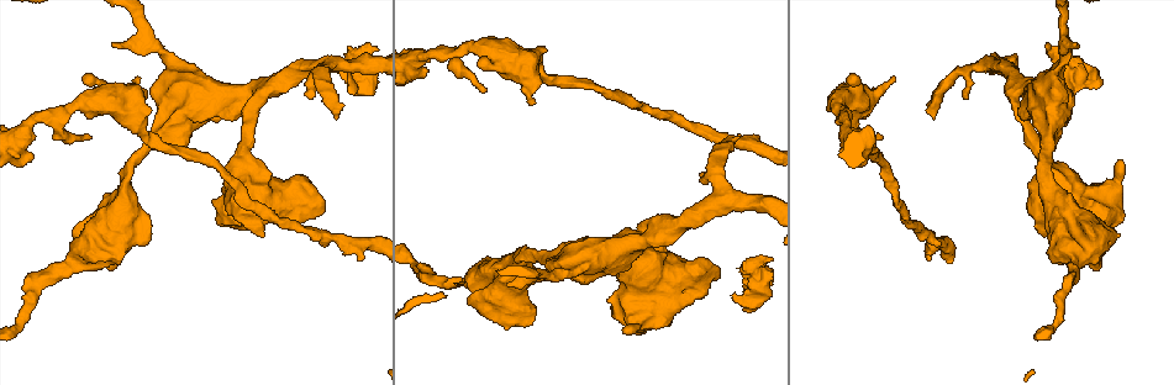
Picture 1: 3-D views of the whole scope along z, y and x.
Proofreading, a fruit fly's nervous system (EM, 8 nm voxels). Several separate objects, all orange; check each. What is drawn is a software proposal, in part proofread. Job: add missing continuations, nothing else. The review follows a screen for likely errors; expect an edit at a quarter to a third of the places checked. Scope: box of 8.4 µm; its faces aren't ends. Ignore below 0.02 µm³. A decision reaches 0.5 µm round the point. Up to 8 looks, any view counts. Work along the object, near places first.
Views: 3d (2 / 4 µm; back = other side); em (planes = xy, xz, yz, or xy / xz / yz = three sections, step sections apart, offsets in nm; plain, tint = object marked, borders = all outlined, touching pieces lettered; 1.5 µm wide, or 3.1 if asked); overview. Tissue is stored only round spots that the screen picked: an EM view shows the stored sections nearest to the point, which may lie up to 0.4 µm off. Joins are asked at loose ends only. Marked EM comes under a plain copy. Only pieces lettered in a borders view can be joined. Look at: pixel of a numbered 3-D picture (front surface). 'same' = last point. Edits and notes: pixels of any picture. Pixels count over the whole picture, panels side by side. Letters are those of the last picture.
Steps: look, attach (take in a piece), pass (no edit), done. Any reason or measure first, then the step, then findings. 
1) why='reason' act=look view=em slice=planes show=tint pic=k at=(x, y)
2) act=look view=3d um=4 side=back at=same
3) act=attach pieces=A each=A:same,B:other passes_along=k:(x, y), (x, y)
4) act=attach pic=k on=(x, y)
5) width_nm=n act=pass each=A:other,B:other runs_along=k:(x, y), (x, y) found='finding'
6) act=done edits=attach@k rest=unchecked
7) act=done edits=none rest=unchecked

why='free end' act=look view=3d um=4 pic=1 at=(216, 121)

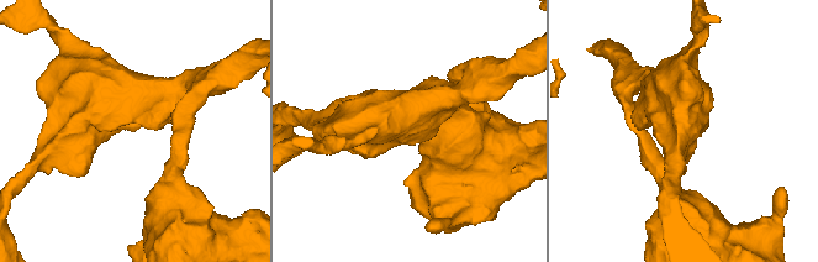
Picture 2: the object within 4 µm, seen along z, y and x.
why='now the EM' act=look view=em um=3.1 slice=planes show=borders pic=2 at=(134, 131)

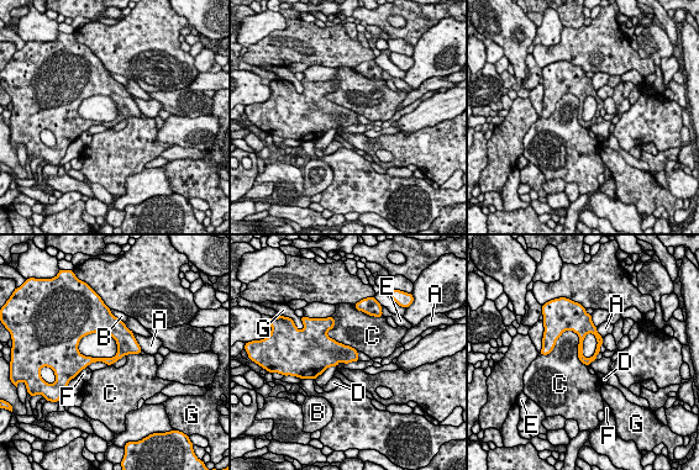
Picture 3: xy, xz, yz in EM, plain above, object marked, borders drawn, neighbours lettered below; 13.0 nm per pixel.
longest_contact=C:600nm act=pass each=A:other,B:other,C:other,D:other,E:other,F:other,G:other border=3:(544, 354), (572, 329), (587, 366) found='no lettered piece goes on from it'

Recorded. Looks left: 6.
why='branch stops here' act=look view=em slice=xy step=8 show=tint pic=1 at=(135, 78)

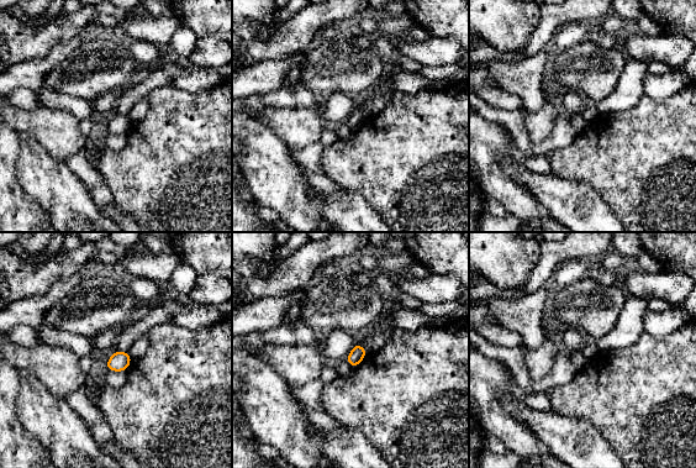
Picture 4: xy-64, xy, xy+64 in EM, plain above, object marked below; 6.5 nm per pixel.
act=look view=em slice=planes show=borders at=same

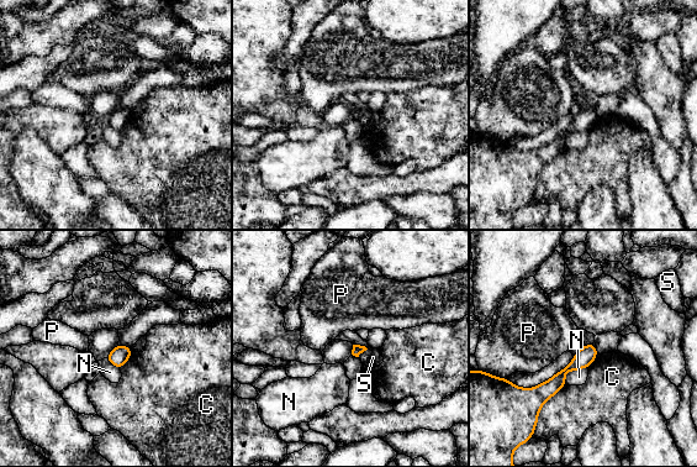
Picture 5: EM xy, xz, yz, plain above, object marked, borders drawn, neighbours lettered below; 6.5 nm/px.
longest_contact=C:300nm act=pass each=C:other,N:other,P:other,S:other found='no lettered piece goes on from it'

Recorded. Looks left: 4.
why='free end' act=look view=em slice=xy step=4 show=tint pic=1 at=(730, 141)

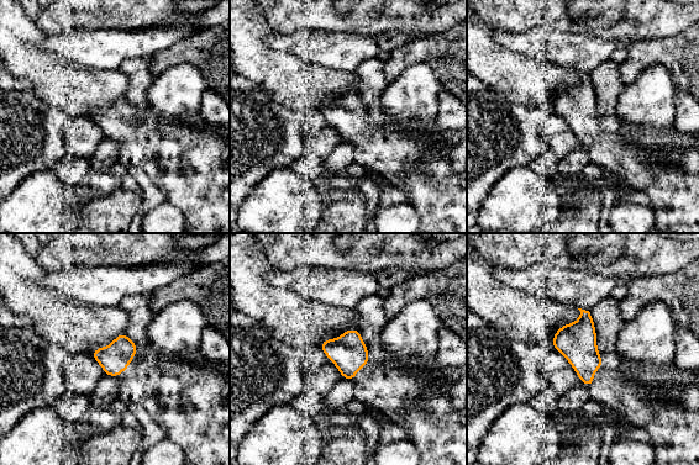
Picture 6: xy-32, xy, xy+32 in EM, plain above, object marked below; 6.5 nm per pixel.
why='see the neighbours' act=look view=em slice=xy step=4 show=borders at=same

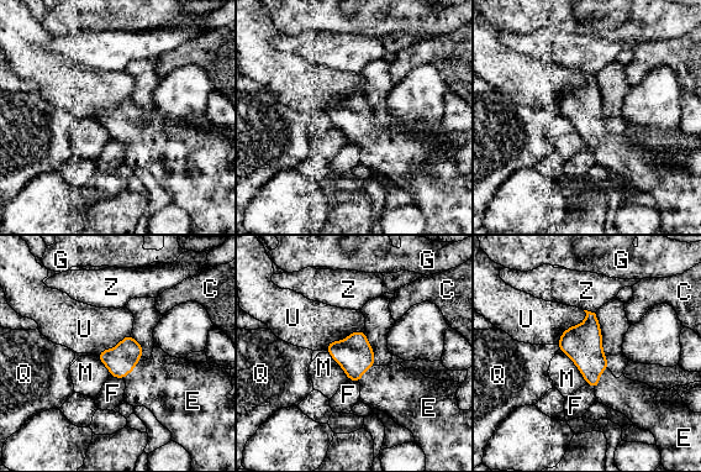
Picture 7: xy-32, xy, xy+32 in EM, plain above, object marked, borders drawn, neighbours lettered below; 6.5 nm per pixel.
longest_contact=U:280nm act=attach pieces=E each=C:other,E:same,F:other,G:other,M:other,Q:other,U:other,Z:other passes_along=7:(583, 344), (597, 378), (628, 397) found='it goes on there'

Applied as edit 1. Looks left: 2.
act=done edits=attach@7 rest=unchecked

